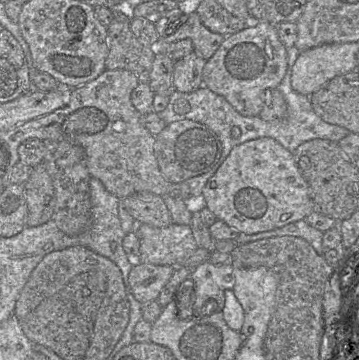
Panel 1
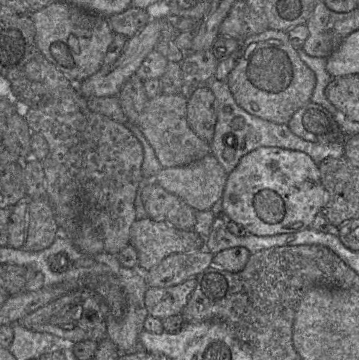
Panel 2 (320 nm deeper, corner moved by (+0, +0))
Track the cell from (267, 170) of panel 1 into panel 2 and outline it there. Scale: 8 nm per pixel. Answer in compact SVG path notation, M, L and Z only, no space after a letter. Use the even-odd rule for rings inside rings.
M263 146L245 154L228 173L221 201L227 220L240 224L247 233L266 236L311 227L313 219L327 202L327 192L321 182L318 164L308 154L280 147Z

